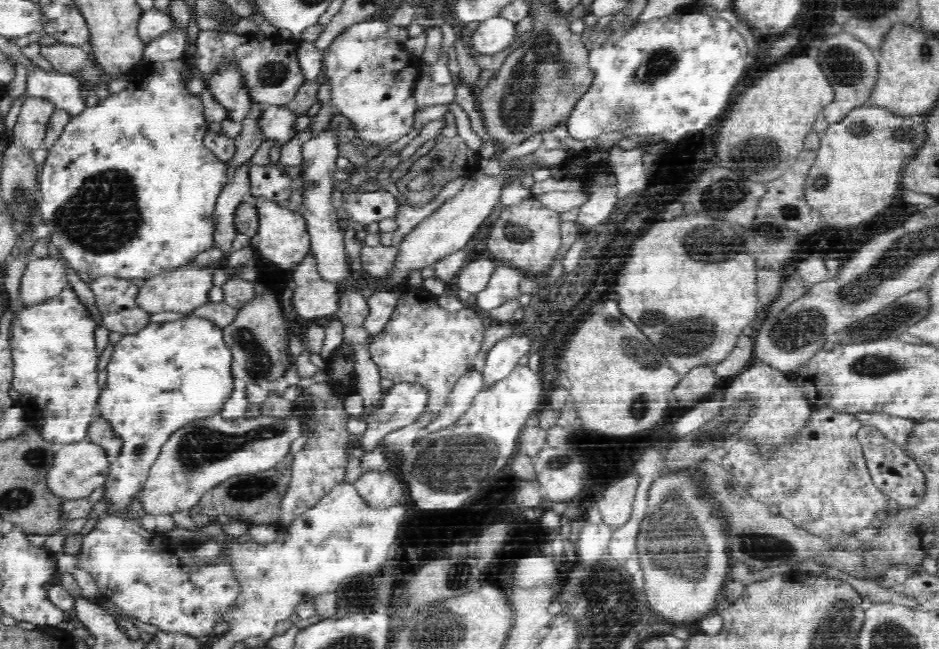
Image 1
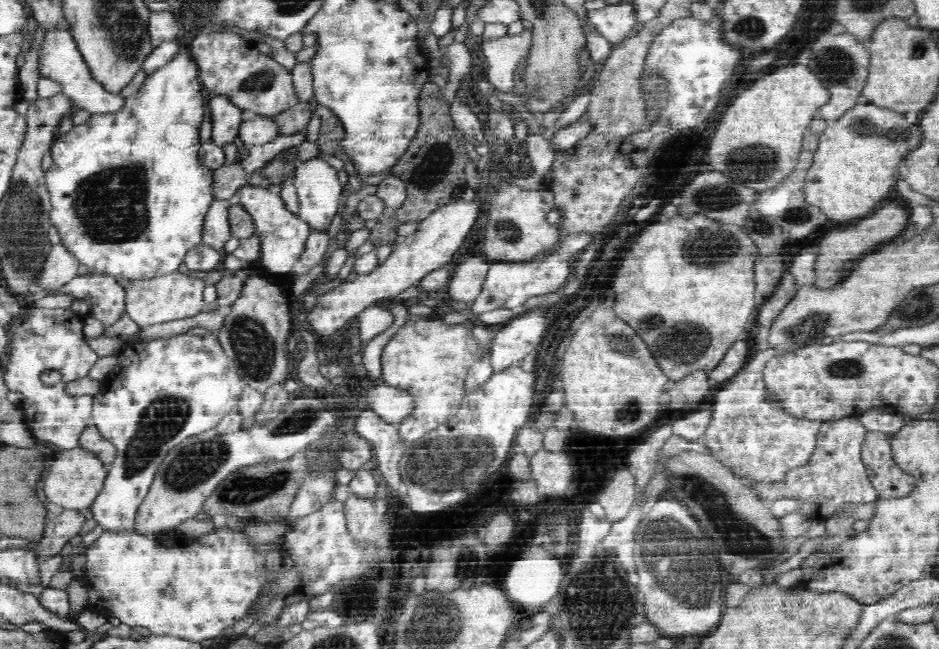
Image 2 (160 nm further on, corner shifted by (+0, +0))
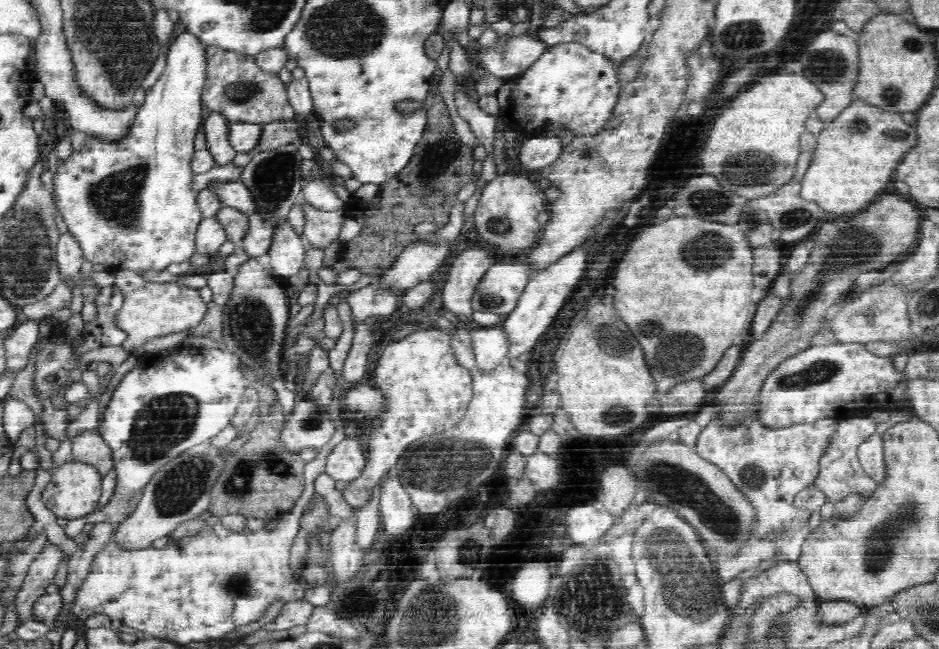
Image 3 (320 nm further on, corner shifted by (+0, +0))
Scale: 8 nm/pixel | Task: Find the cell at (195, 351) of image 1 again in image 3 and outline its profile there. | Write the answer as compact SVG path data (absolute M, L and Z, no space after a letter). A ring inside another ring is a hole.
M178 344L170 349L163 349L158 358L146 358L146 364L140 364L118 384L116 392L108 405L106 414L102 416L102 424L98 422L100 436L109 444L113 454L113 462L117 471L117 485L108 504L100 511L94 510L82 518L70 520L65 528L68 538L80 534L84 524L88 522L112 522L120 524L128 518L138 498L142 494L144 485L160 470L161 466L172 462L182 452L190 450L192 446L209 442L216 434L227 428L236 415L236 410L242 402L244 392L249 387L248 380L240 371L239 359L232 352L223 352L216 348L195 348Z

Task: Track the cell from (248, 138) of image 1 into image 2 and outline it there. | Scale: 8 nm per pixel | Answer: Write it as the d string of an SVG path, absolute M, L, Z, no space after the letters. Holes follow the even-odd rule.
M242 159L231 165L222 165L213 172L211 193L213 200L229 200L236 191L243 187L246 182L246 172L239 165Z

